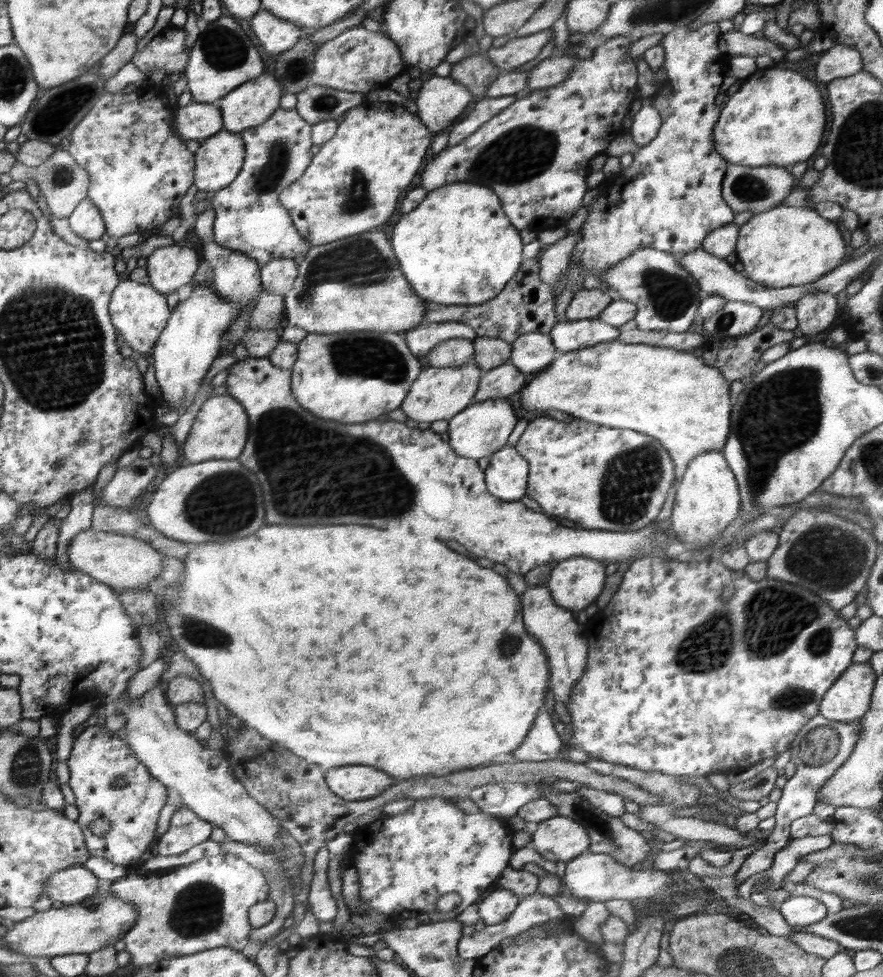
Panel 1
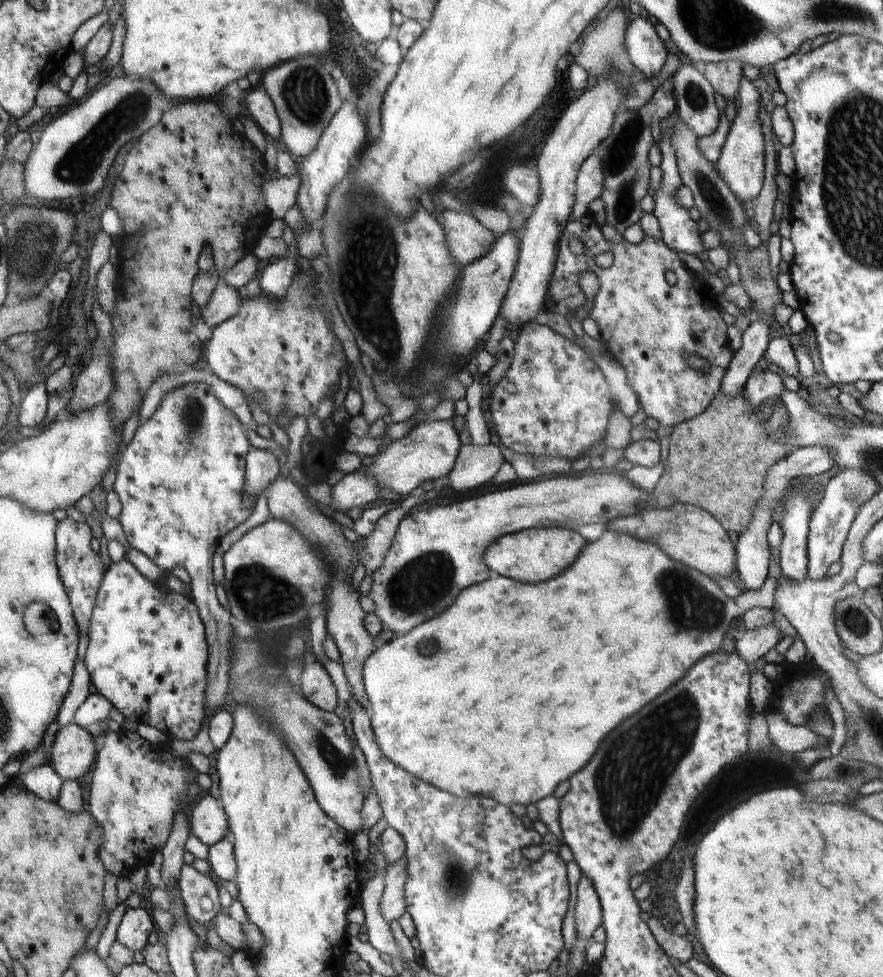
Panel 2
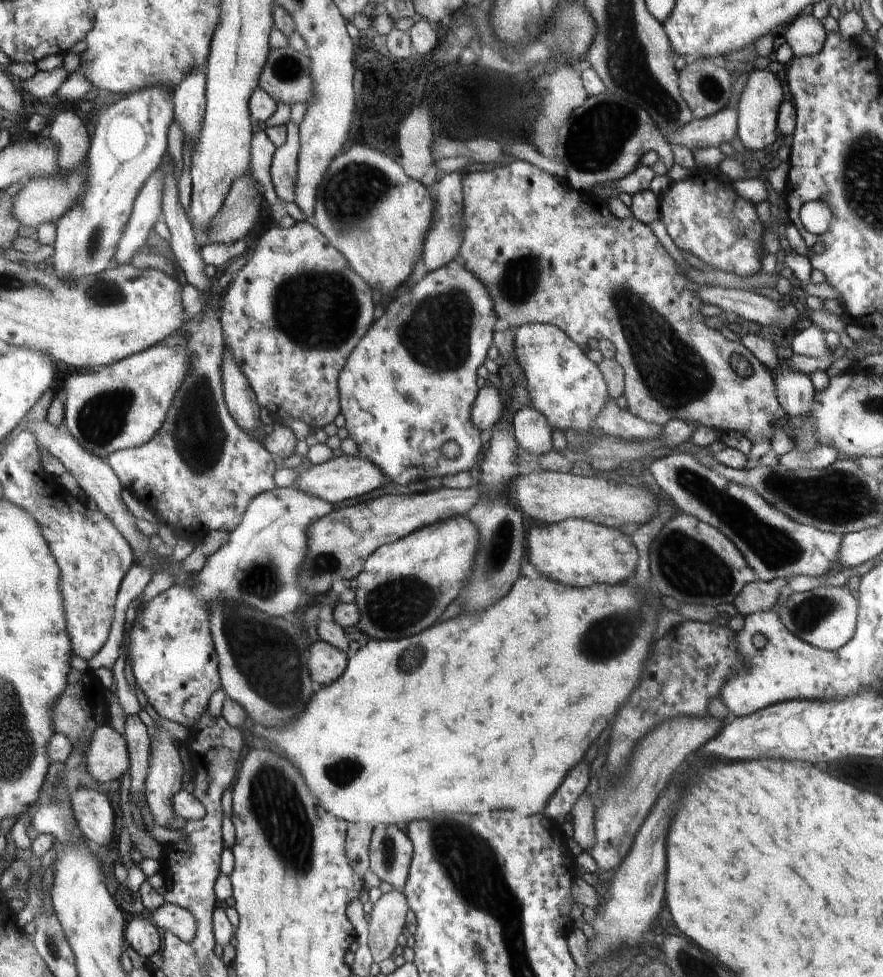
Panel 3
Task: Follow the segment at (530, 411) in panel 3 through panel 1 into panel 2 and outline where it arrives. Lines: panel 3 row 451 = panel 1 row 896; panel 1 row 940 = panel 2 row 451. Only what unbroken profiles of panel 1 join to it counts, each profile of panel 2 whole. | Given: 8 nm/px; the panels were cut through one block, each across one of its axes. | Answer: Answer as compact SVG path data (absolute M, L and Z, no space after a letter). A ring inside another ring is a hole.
M492 443L488 445L462 444L461 454L457 458L456 468L449 475L448 486L458 492L468 492L474 490L479 485L488 484L496 473L500 470L504 460L503 446L495 446Z

